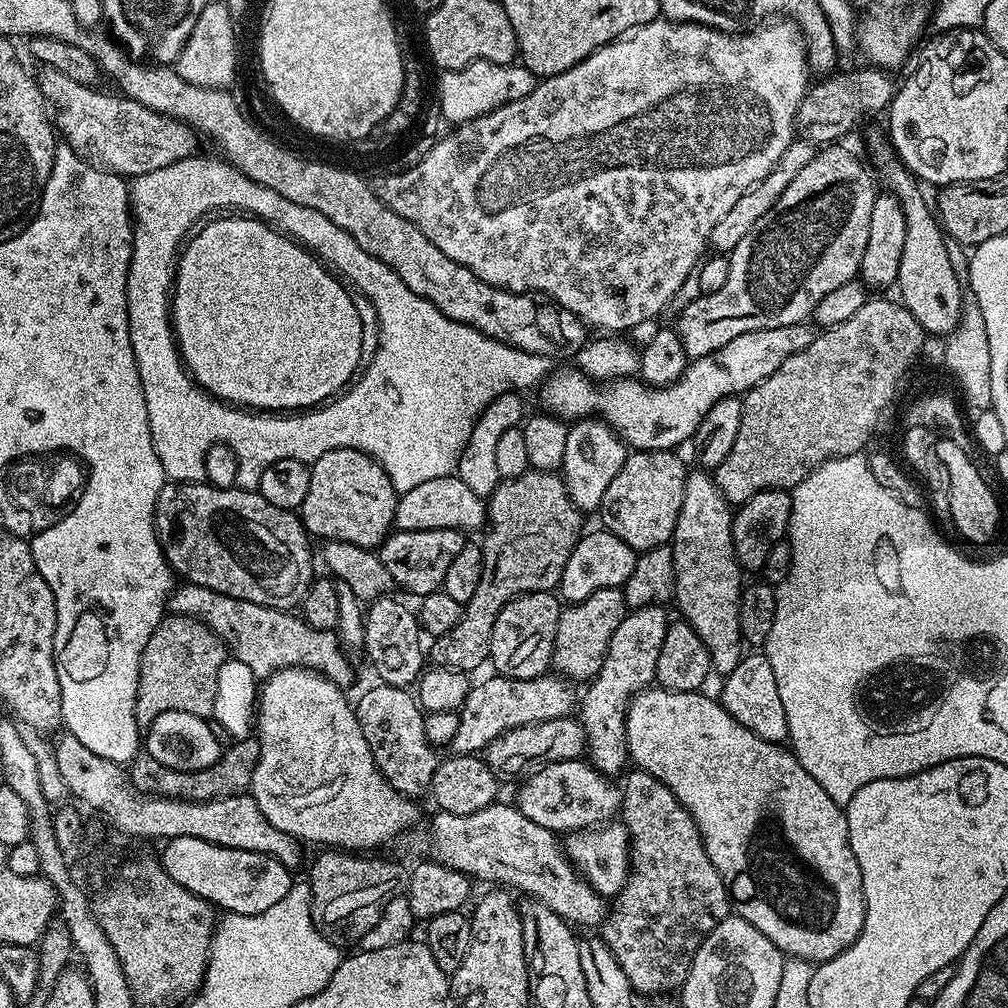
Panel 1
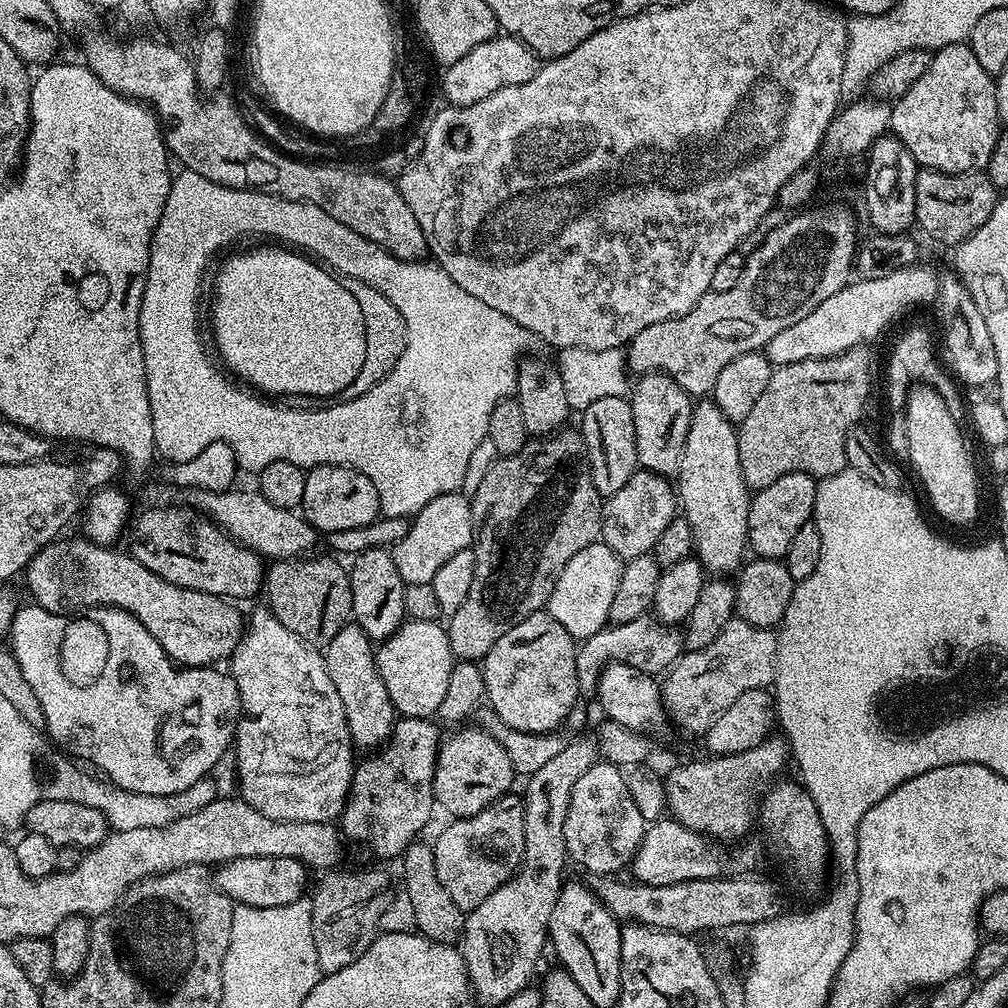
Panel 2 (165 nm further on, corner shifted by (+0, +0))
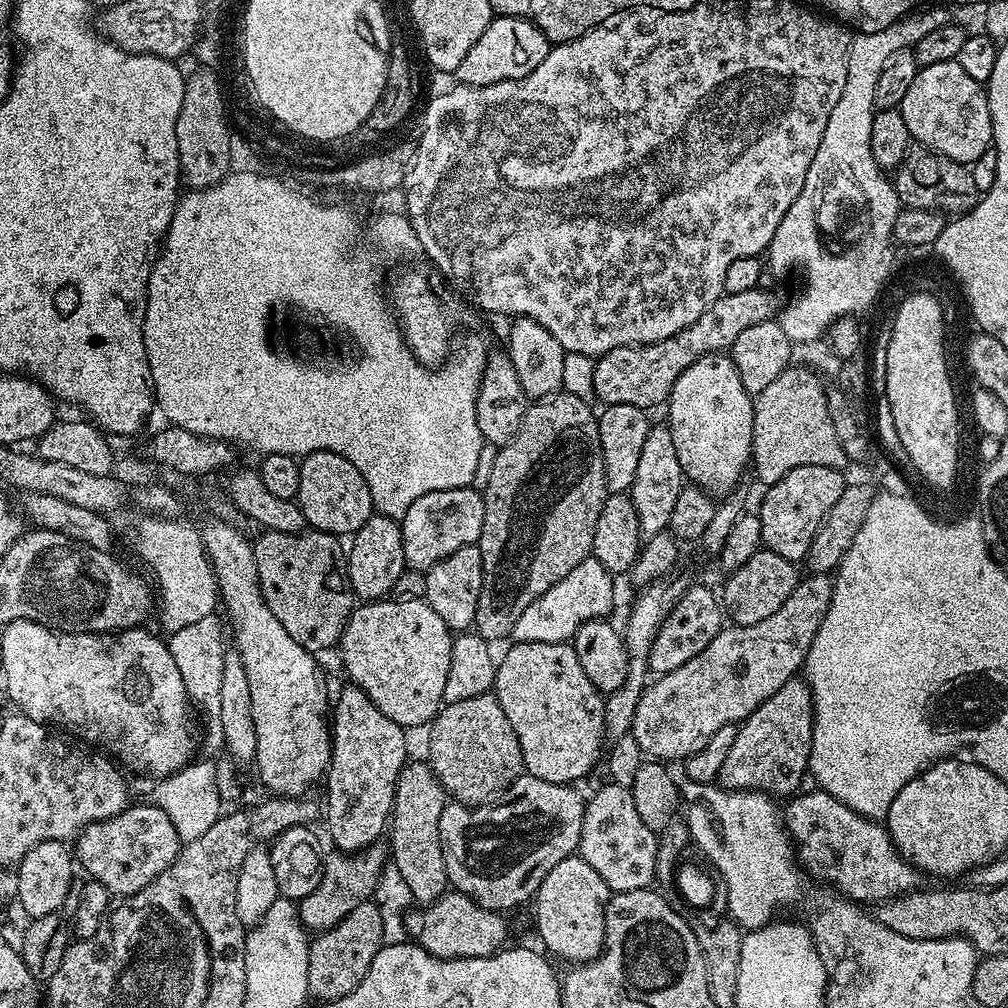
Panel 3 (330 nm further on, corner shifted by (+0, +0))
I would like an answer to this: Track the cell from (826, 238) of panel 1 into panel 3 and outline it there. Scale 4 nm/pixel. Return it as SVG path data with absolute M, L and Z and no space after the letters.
M757 286L742 294L721 296L719 300L715 300L704 311L702 318L698 318L698 322L690 322L690 326L686 326L686 330L678 330L678 334L674 334L670 338L662 338L662 342L622 346L599 357L593 366L593 394L595 399L601 400L601 405L604 406L625 404L626 406L638 406L645 410L652 410L655 404L663 405L672 393L674 382L678 382L682 370L694 366L694 362L698 362L698 358L709 356L715 352L723 353L725 350L731 349L734 338L738 338L738 334L742 334L742 330L746 330L749 326L758 326L758 322L773 319L777 315L778 304L776 308L775 298L770 293L763 292L762 289L763 287Z

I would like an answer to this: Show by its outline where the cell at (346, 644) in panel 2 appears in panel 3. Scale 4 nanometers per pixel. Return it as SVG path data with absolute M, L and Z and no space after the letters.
M353 684L341 692L337 702L335 699L332 708L332 721L330 731L332 733L331 762L325 773L324 787L326 786L326 800L324 799L324 821L328 826L328 832L339 851L351 854L363 851L379 838L384 828L389 823L393 796L396 793L397 780L401 770L407 763L406 752L407 733L400 724L394 722L382 714L378 706L369 700L369 696L359 687Z

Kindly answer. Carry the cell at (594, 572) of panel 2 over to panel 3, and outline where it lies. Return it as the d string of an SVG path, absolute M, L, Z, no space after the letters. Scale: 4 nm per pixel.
M594 558L578 562L578 566L574 566L574 570L566 574L566 578L562 578L562 582L554 582L554 586L550 586L550 590L546 590L542 598L526 606L522 618L514 622L511 639L518 644L526 642L562 644L571 641L578 626L591 620L603 620L609 615L607 612L611 610L612 599L616 596L615 590L612 589L612 580L613 573L608 572L606 566L602 566L602 562Z

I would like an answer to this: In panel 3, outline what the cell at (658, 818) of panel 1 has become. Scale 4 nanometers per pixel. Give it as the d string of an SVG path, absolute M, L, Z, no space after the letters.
M793 678L737 727L734 746L730 746L726 762L722 762L719 787L759 790L773 798L799 793L800 783L809 775L813 726L812 691L803 679Z

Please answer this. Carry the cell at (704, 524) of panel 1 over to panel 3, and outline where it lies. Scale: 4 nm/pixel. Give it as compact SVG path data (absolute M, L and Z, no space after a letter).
M715 352L682 370L666 401L666 426L674 438L678 462L693 485L710 494L727 494L739 485L736 483L752 459L753 403L731 355Z

